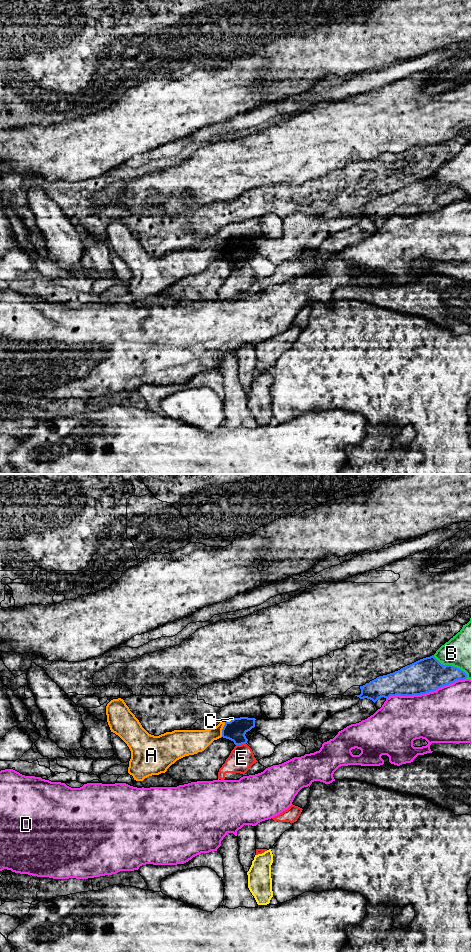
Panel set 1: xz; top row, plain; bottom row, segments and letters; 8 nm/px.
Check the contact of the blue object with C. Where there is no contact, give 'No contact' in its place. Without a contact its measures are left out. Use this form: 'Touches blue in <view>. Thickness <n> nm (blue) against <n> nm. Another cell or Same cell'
Touches blue in xz. Thickness 170 nm (blue) against 20 nm. Another cell

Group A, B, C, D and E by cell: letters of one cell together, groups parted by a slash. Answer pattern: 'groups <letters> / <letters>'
groups A / B / C / D / E

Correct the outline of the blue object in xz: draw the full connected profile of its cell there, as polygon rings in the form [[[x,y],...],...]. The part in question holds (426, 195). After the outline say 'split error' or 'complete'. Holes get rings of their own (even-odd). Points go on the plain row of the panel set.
[[[432,175],[360,206],[361,214],[355,216],[375,223],[381,217],[426,214],[466,198],[464,191],[452,185],[443,185]]]; complete

